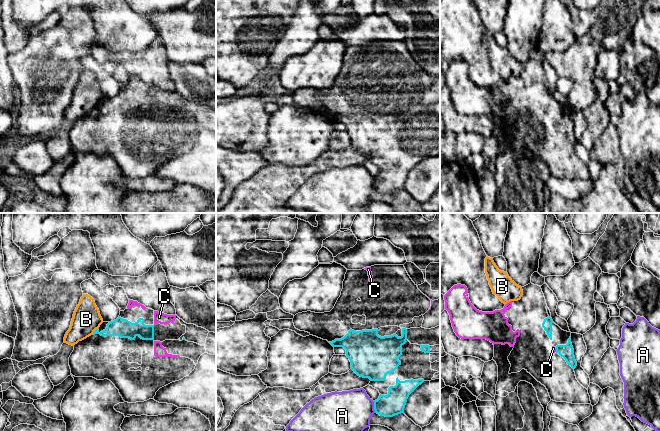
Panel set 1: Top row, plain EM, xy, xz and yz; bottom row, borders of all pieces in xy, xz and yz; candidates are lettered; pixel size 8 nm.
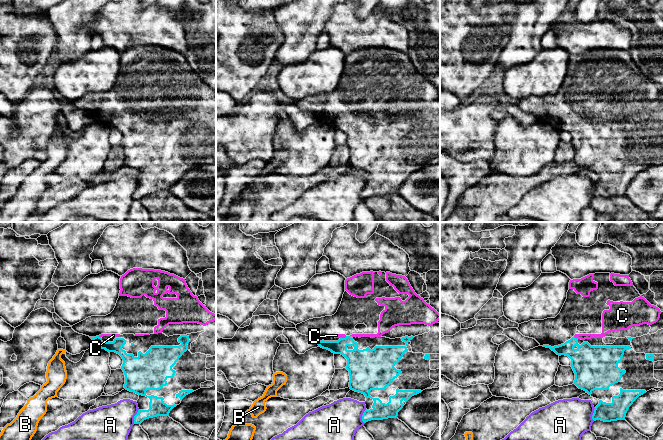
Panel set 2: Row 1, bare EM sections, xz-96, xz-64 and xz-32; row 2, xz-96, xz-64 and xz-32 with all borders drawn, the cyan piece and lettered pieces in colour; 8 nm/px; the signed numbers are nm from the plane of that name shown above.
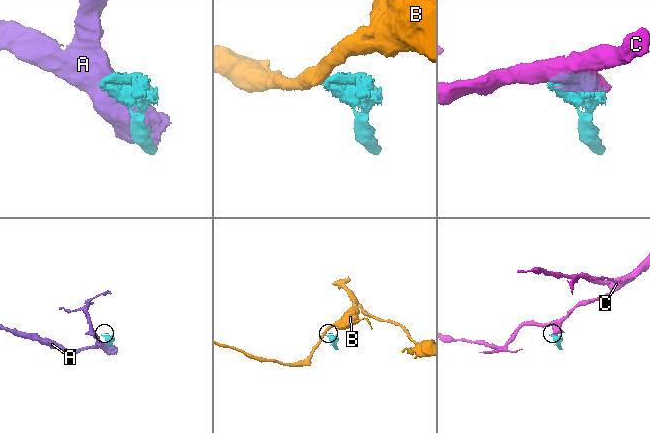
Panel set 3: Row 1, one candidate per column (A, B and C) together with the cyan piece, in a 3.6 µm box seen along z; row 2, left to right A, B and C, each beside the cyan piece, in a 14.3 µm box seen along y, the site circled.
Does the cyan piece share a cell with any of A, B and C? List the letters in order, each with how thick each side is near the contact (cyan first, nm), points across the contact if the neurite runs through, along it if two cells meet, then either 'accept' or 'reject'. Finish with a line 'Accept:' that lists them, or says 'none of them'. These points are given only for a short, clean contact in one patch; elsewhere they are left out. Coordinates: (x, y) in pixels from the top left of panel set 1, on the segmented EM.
A: 180 nm thick on the cyan side, 320 nm on the other; reject
B: 150 nm thick on the cyan side, 220 nm on the other; border along xy (98, 327), (92, 333); reject
C: 110 nm thick on the cyan side, 30 nm on the other; accept
Accept: C

